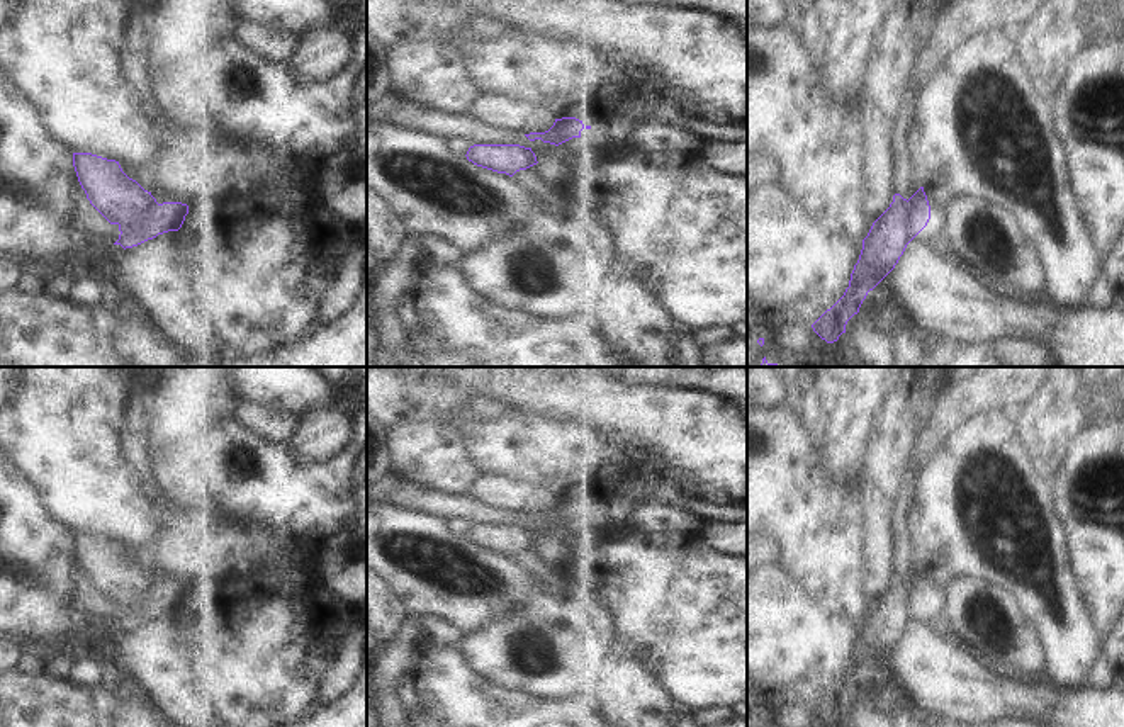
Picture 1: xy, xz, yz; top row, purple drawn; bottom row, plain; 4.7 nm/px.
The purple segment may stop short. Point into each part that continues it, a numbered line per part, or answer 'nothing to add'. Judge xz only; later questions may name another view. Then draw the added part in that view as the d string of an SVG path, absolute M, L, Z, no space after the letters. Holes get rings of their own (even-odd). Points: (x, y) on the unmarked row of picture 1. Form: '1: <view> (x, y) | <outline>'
nothing to add

